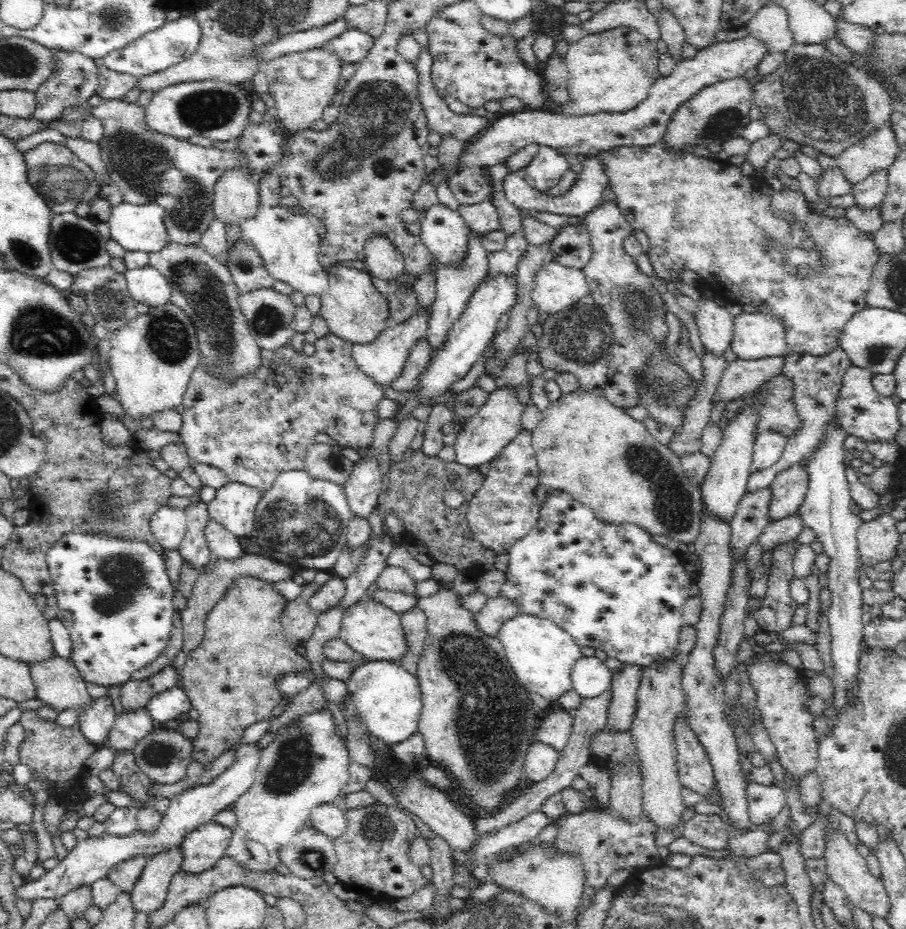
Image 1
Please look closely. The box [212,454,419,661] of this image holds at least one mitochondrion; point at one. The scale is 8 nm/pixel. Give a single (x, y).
(301, 528)

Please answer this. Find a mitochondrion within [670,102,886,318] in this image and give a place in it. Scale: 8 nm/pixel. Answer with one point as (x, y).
(799, 255)

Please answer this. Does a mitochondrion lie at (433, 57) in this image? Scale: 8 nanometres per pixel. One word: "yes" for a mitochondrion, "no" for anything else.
no

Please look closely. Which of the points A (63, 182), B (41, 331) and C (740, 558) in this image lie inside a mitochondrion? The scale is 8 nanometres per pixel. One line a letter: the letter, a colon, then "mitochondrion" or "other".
A: mitochondrion
B: mitochondrion
C: other

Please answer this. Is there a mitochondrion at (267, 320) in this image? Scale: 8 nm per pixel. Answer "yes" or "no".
yes

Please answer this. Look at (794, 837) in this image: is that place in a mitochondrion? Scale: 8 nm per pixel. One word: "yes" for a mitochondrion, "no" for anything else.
no

